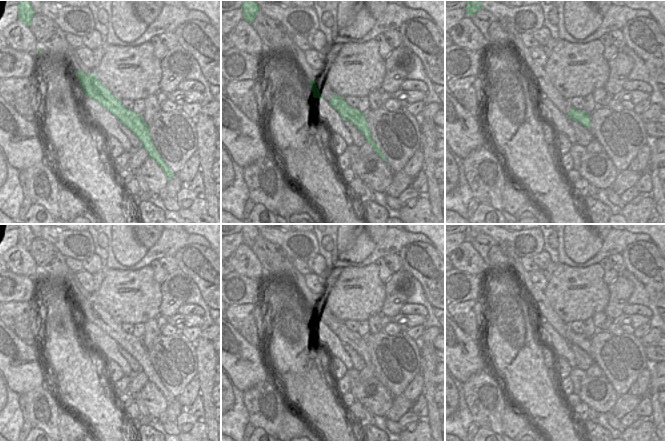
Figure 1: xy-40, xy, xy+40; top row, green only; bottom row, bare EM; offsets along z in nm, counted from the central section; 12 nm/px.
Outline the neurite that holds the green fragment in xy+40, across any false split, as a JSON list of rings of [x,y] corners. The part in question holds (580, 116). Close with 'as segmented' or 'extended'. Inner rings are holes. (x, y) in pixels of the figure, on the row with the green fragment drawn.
[[[572,107],[572,109],[567,114],[567,117],[569,119],[577,121],[582,126],[590,130],[590,115],[585,113],[584,111],[576,110],[575,108]]]; as segmented

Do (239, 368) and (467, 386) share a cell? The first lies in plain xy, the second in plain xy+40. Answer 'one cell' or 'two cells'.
two cells

